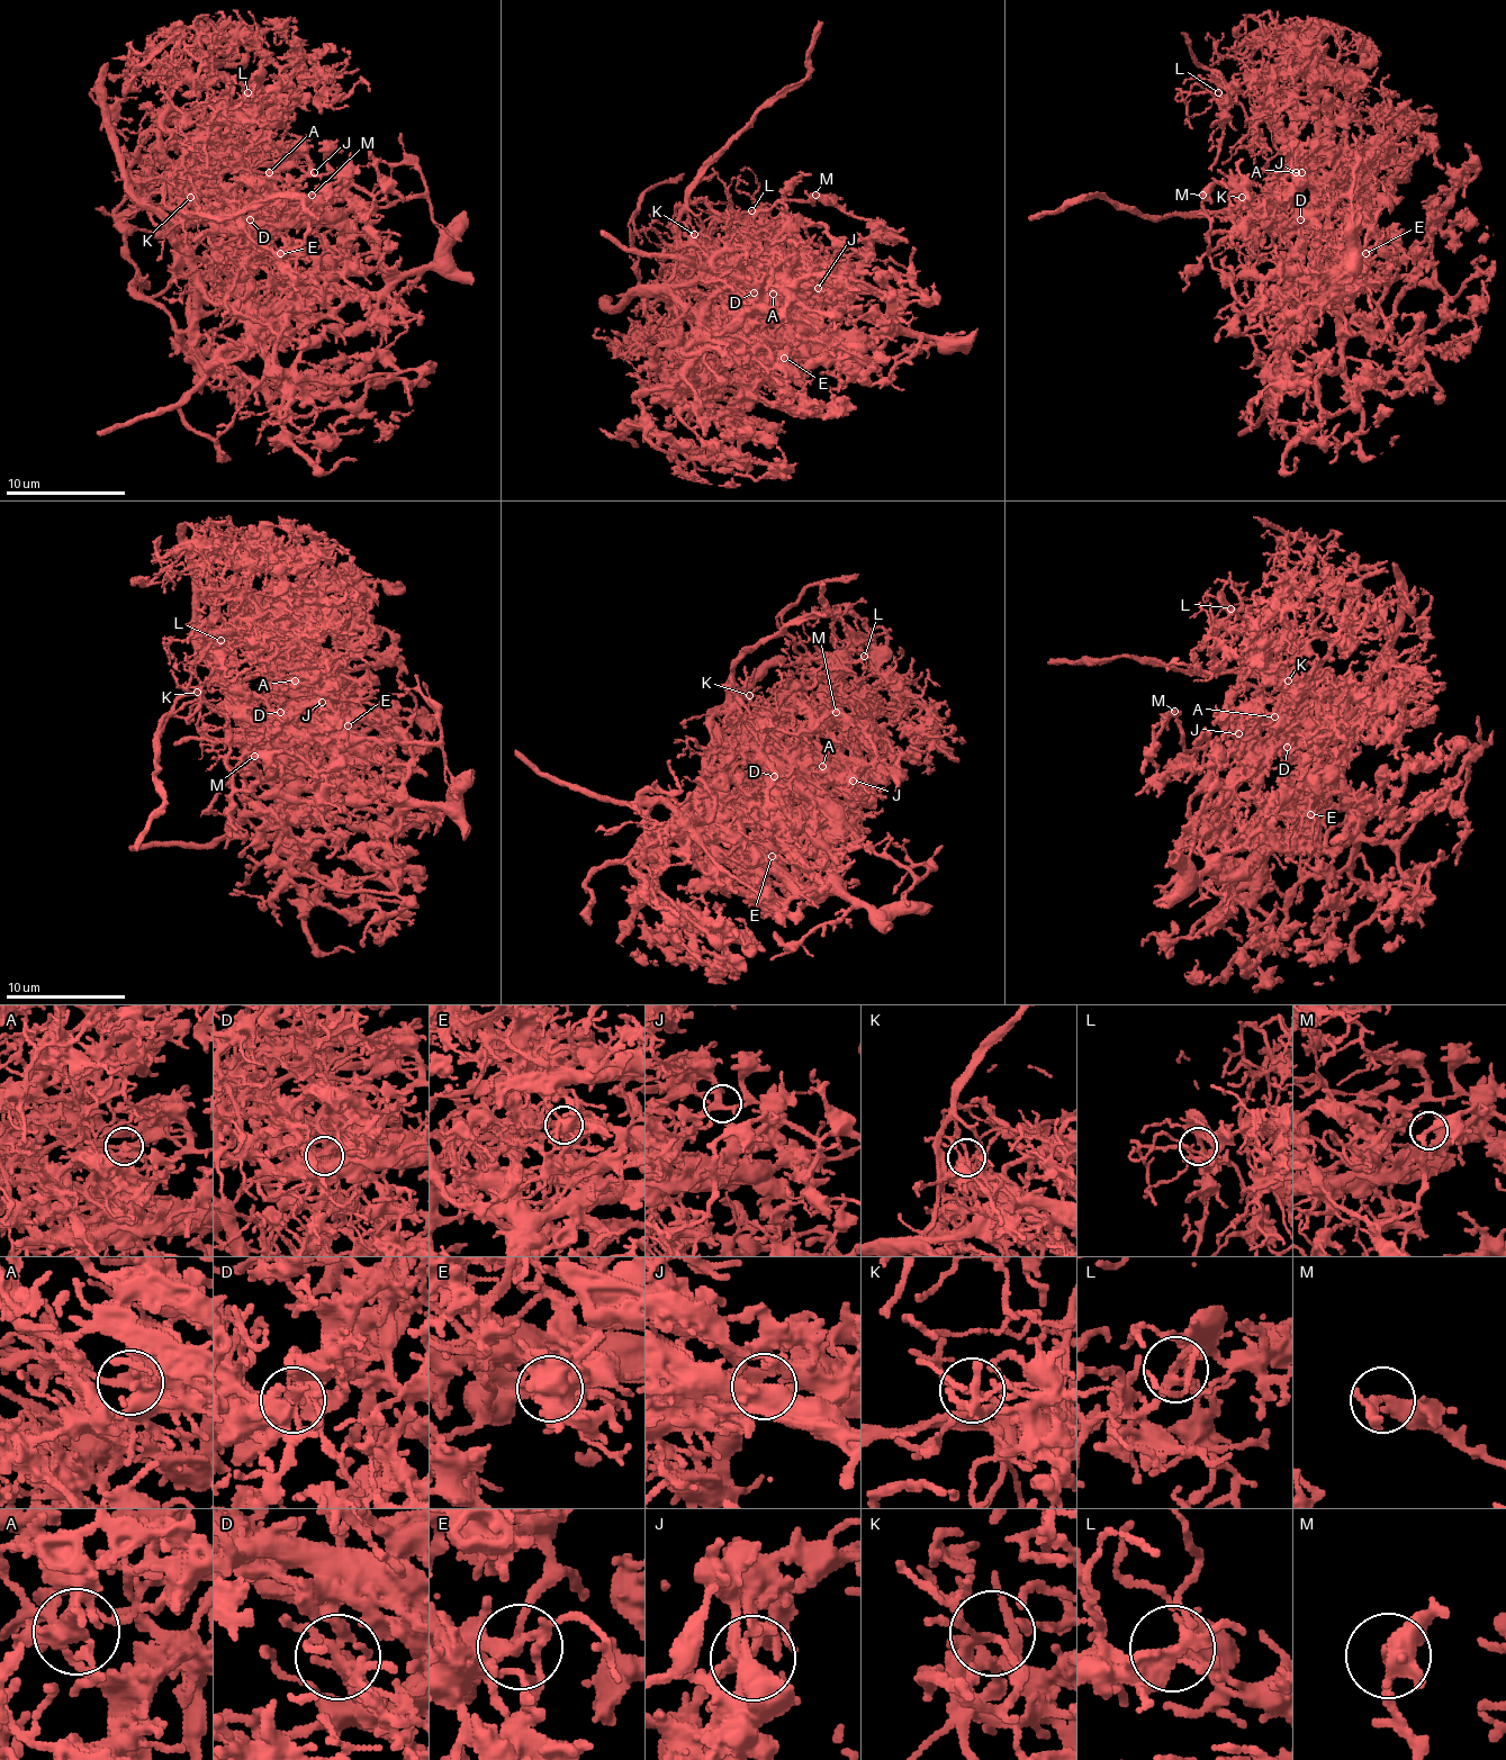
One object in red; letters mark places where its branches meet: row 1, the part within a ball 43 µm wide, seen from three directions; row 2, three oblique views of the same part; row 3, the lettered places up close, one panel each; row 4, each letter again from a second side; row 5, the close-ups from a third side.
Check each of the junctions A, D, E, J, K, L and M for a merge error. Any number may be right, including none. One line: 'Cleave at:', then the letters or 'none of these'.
Cleave at: A, D

